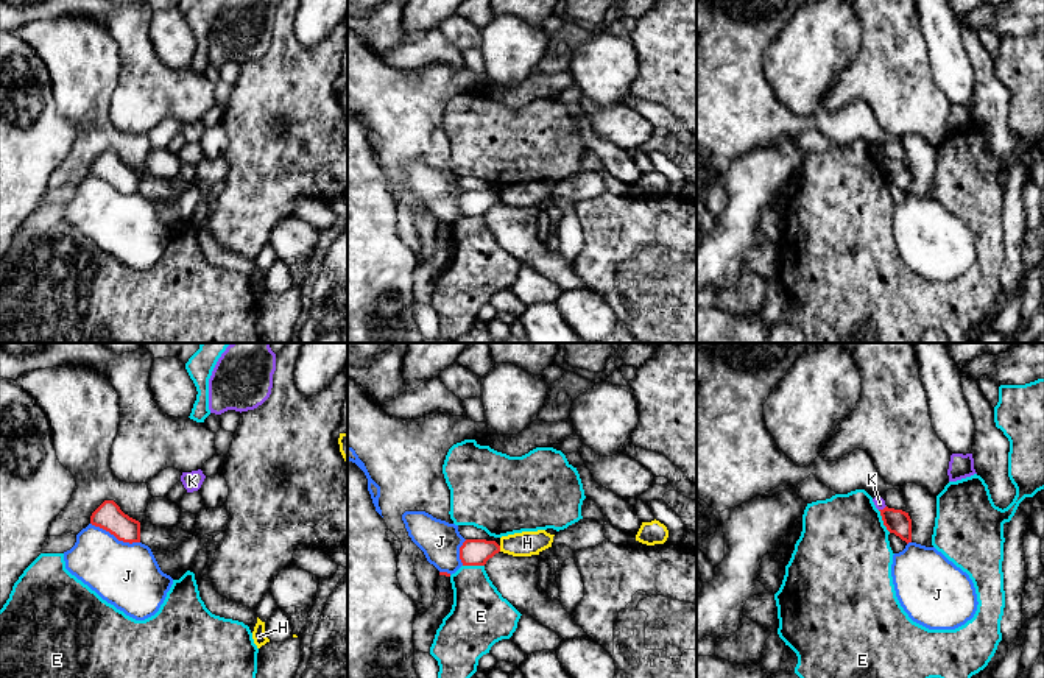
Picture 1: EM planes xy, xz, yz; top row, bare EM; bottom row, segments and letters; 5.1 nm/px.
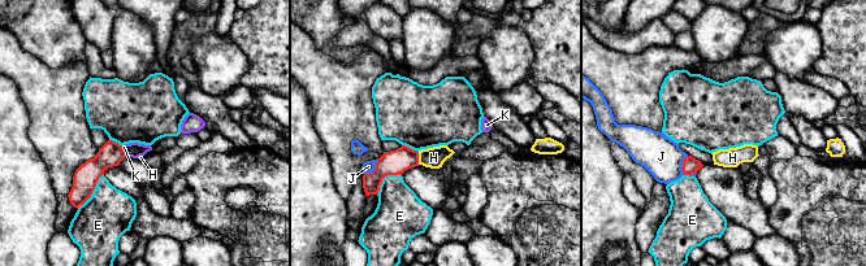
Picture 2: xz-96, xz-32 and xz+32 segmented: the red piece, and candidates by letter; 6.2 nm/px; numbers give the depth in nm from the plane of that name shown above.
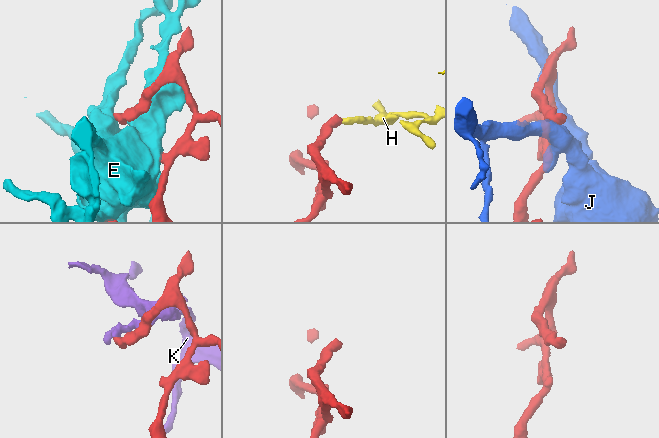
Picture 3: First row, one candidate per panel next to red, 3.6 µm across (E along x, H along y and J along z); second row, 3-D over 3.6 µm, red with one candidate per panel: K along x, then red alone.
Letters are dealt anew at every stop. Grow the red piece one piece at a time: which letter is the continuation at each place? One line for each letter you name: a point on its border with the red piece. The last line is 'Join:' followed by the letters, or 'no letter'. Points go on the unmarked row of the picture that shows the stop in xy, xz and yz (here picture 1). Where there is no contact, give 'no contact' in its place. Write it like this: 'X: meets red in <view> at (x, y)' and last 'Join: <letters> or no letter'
Join: no letter

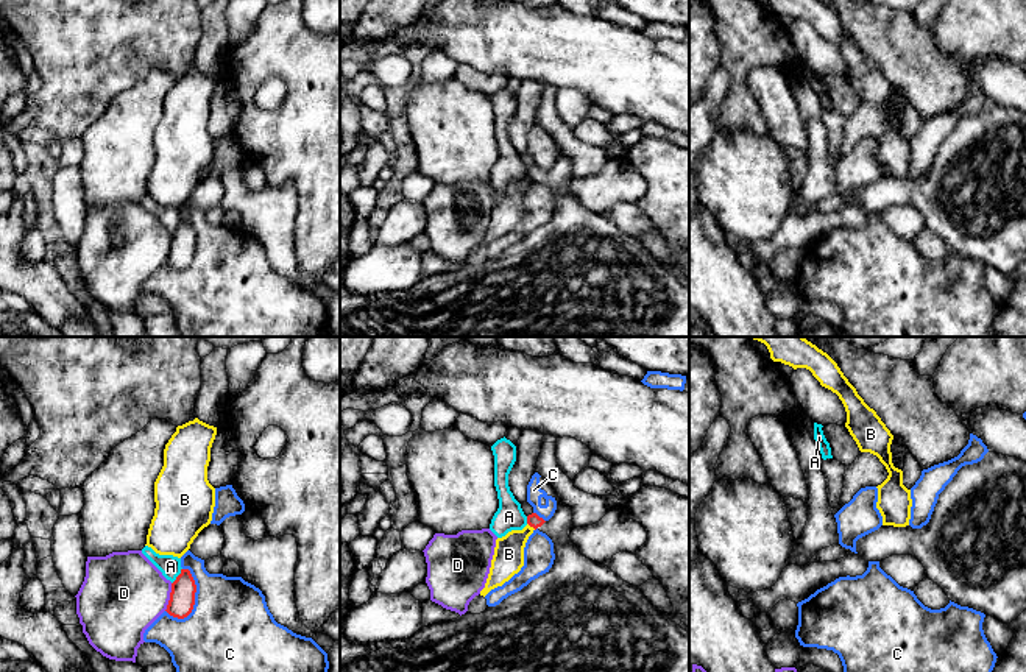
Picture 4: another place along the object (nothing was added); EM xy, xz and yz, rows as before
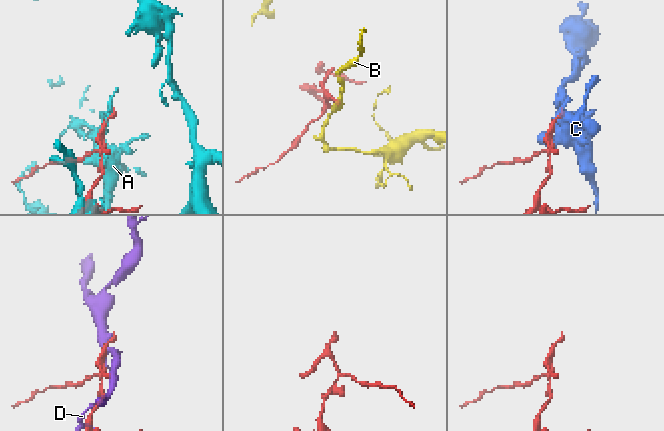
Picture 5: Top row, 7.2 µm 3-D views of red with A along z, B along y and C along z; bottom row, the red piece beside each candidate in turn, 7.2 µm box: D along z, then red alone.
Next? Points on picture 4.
Join: no letter

